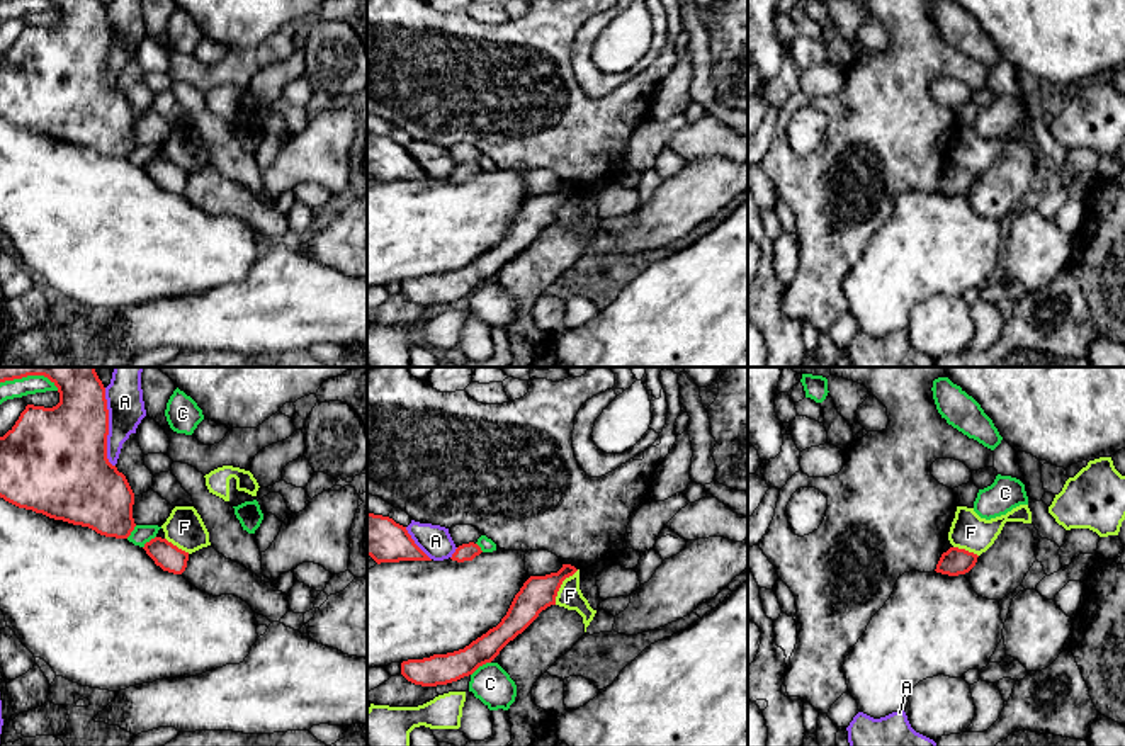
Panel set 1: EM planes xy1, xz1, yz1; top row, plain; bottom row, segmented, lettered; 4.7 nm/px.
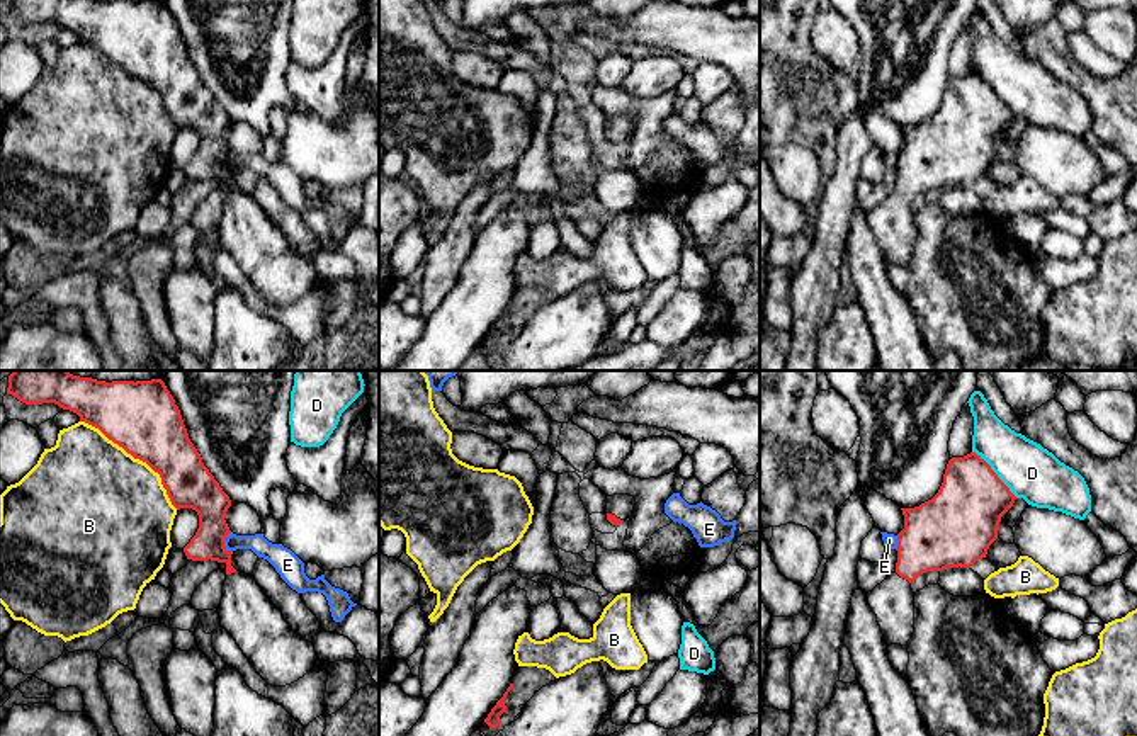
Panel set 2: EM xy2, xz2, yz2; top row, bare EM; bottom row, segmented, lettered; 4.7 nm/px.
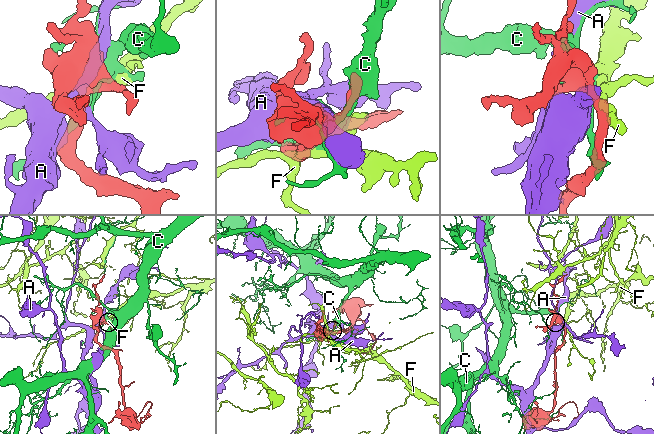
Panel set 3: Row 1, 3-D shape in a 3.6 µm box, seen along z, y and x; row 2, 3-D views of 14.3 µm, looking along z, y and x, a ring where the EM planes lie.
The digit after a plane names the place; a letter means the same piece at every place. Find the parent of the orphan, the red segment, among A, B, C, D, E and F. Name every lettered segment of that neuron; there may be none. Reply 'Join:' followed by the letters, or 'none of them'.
Join: none of them

